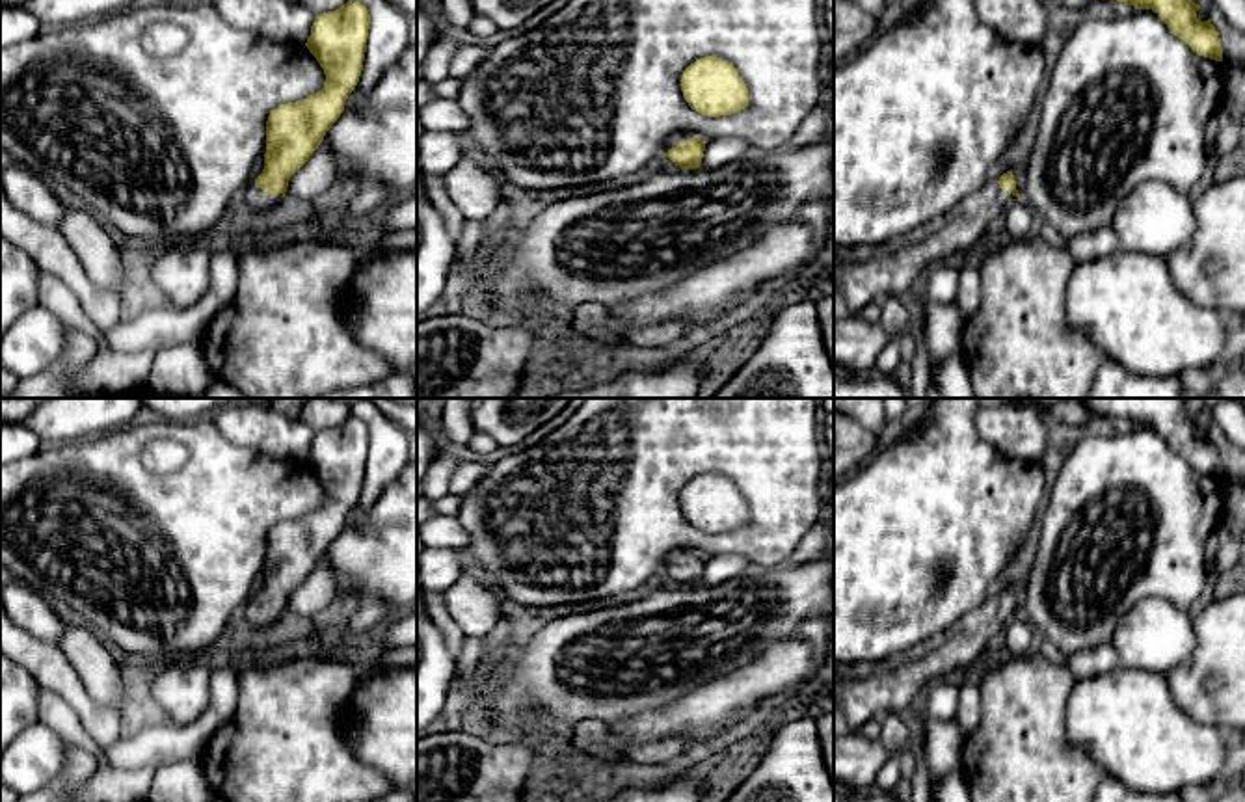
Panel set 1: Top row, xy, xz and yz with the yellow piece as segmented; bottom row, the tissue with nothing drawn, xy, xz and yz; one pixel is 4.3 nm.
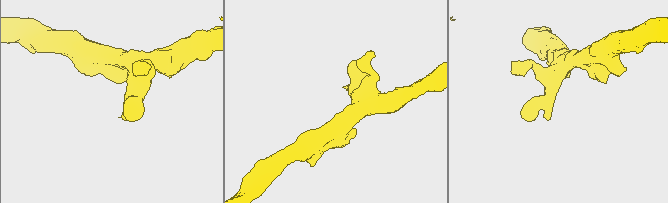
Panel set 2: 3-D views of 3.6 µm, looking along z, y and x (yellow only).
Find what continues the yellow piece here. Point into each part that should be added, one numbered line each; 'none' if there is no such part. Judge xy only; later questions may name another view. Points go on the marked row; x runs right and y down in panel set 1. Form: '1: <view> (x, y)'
1: xy (259, 201)

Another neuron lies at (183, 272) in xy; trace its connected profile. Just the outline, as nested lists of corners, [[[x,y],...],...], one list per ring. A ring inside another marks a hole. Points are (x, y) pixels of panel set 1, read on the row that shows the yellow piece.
[[[210,242],[147,247],[154,283],[177,309],[194,307],[208,290]]]

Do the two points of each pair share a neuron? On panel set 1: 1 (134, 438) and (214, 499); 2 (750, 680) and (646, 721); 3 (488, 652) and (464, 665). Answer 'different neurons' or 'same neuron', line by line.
1: same neuron
2: same neuron
3: same neuron

